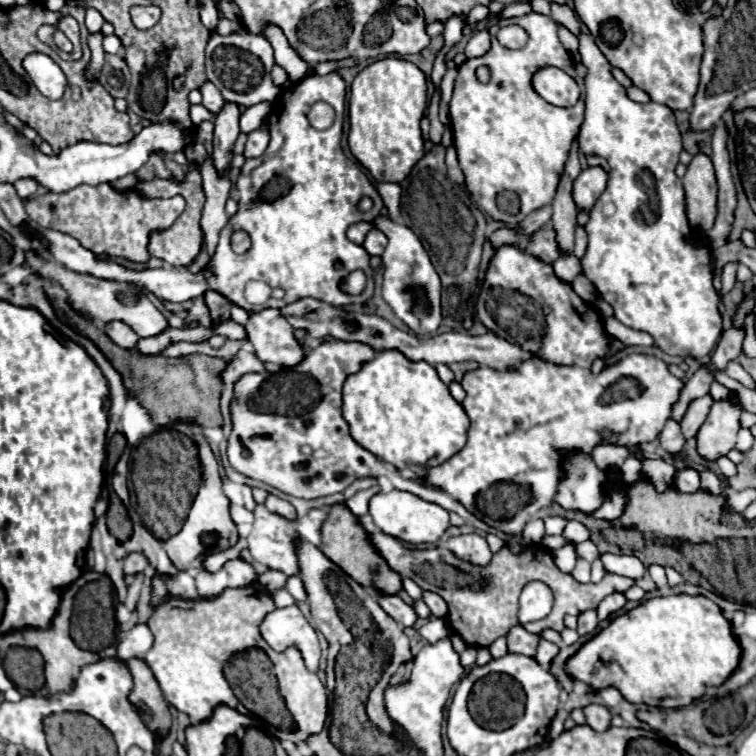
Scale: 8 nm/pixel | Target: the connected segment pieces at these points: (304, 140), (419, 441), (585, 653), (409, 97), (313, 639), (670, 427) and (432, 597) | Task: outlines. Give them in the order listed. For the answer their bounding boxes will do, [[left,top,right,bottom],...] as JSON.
[[34,72,384,312],[344,350,468,474],[566,594,738,708],[348,58,426,182],[260,606,320,672],[658,418,686,454],[424,592,448,618]]

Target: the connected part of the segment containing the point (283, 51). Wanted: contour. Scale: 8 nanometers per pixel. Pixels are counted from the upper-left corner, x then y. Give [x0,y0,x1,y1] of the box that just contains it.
[264,26,308,82]

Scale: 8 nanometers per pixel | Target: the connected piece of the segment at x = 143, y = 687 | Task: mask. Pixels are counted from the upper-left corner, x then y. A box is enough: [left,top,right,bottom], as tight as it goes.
[126,658,170,736]

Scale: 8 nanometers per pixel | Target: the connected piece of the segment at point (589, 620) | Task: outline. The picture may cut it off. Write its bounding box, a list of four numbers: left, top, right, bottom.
[578,610,598,636]

